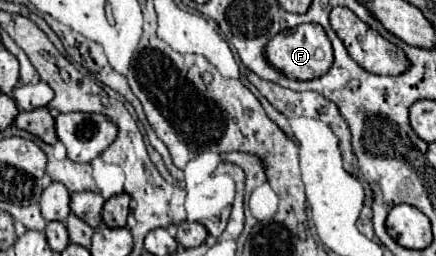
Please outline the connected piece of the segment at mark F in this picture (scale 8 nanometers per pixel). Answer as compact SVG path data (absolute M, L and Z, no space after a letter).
M301 24L275 34L267 42L267 62L293 80L313 80L329 72L333 64L333 48L319 24Z

